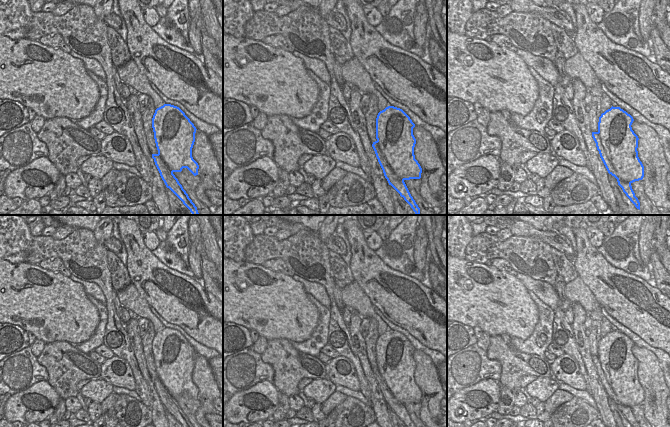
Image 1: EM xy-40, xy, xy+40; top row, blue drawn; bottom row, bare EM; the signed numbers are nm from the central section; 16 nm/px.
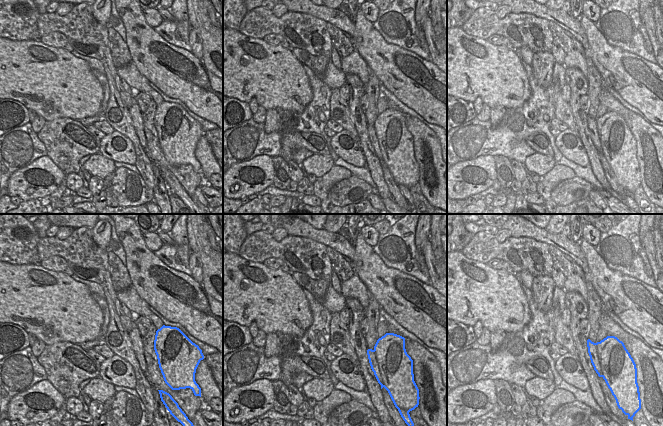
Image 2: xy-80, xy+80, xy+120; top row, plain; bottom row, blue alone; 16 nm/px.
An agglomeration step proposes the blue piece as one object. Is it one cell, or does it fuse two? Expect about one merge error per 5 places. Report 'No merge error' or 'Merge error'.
No merge error

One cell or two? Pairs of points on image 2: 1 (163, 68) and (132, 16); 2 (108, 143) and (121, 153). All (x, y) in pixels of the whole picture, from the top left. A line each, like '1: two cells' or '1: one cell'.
1: one cell
2: one cell

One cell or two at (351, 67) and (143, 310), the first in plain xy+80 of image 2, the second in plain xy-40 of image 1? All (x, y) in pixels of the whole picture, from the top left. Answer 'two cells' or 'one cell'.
one cell

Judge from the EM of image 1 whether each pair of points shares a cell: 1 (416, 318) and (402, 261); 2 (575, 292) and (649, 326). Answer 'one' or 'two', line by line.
1: two
2: two

